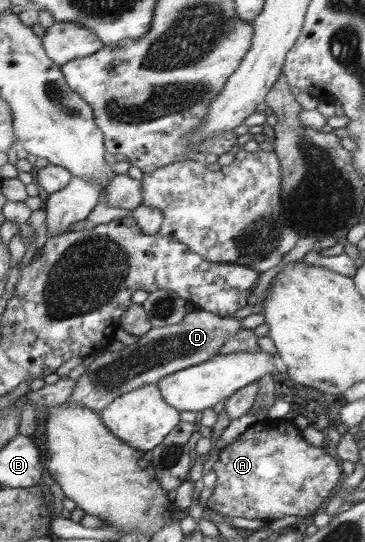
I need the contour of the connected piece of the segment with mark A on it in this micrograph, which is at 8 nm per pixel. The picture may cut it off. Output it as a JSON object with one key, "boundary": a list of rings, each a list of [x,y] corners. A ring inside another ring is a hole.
{"boundary":[[[274,420],[270,425],[256,421],[242,434],[238,434],[233,443],[218,452],[218,461],[213,466],[217,481],[206,507],[221,513],[227,520],[246,517],[246,519],[262,519],[269,523],[286,515],[302,518],[316,513],[325,507],[344,476],[329,447],[314,447],[306,443],[300,431],[294,427],[294,423],[282,423],[282,420]]]}

